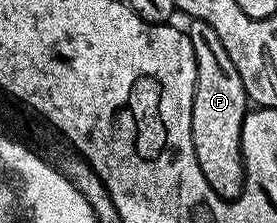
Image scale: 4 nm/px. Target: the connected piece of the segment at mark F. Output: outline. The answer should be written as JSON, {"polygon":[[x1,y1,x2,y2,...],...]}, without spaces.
{"polygon":[[193,21,187,31,187,38,193,47,197,79,191,99,191,134,197,163,205,183,213,187,217,196,225,201,235,201,243,194,243,185,247,181,247,171,243,168,243,119,249,112,249,98,233,67,233,59,225,52,221,38,209,23]]}

